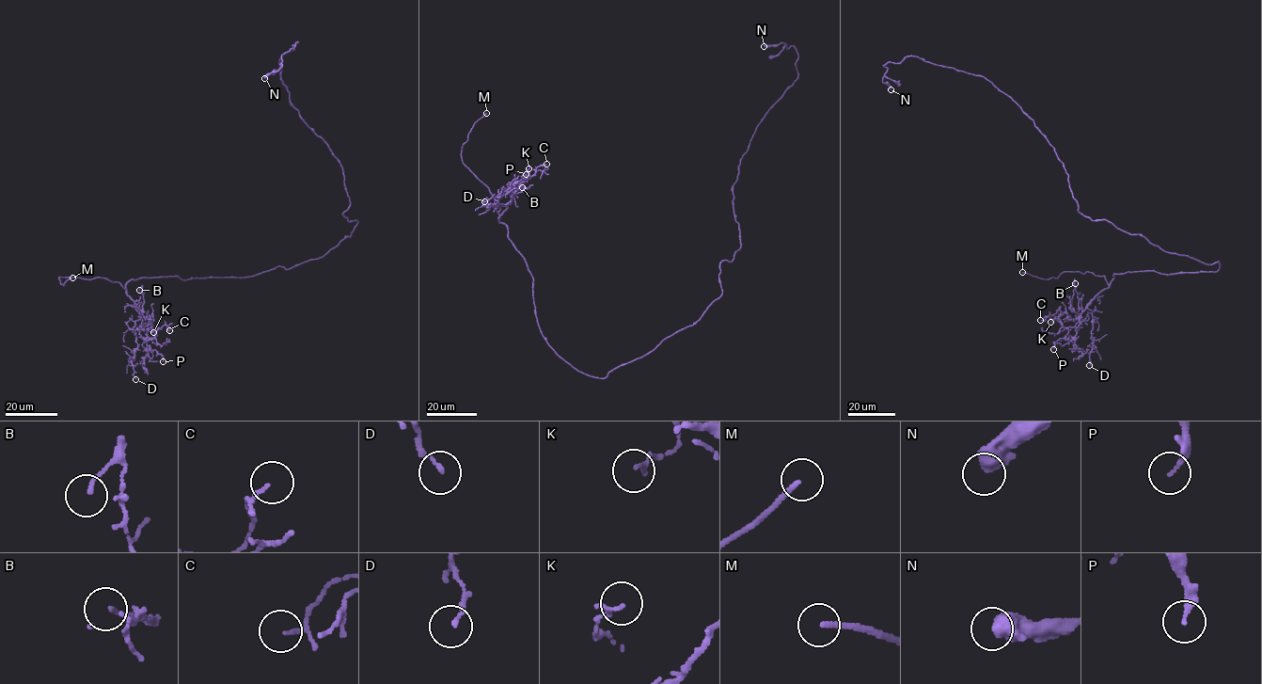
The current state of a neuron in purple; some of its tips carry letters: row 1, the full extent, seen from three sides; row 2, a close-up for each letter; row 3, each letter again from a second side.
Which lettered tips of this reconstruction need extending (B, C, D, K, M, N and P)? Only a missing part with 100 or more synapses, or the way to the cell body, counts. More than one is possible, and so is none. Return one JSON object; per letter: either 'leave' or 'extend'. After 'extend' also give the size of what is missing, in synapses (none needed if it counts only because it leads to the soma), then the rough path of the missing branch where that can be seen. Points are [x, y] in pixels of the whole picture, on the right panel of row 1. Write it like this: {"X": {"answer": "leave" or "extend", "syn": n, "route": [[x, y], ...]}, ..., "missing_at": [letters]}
{"B": {"answer": "leave"}, "C": {"answer": "leave"}, "D": {"answer": "leave"}, "K": {"answer": "leave"}, "M": {"answer": "extend", "route": [[1022, 272], [980, 266]]}, "N": {"answer": "leave"}, "P": {"answer": "leave"}, "missing_at": ["M"]}

